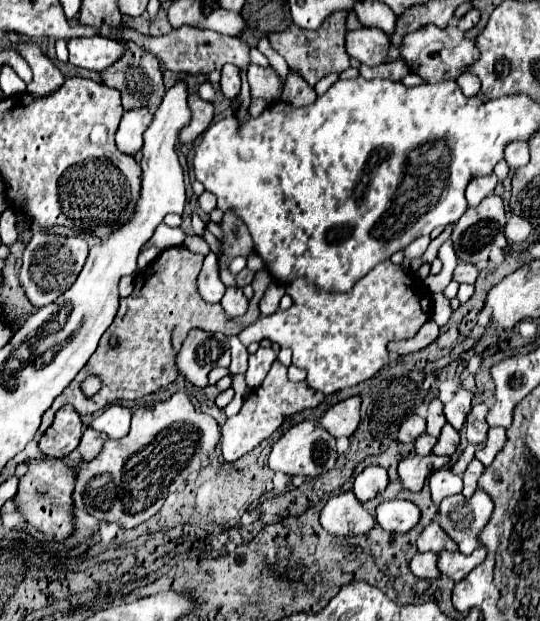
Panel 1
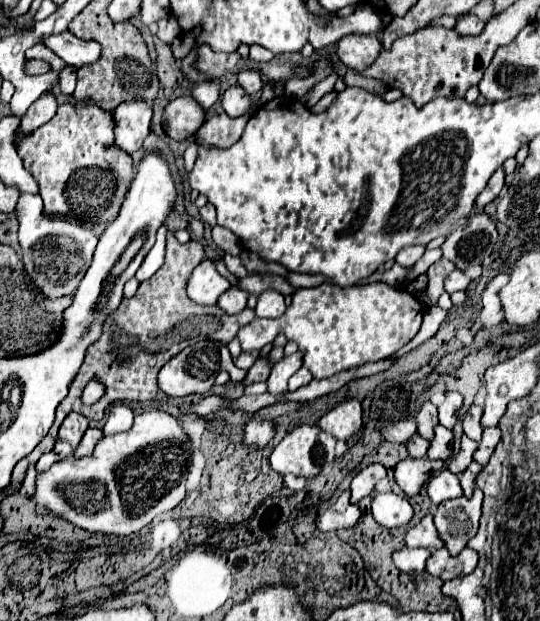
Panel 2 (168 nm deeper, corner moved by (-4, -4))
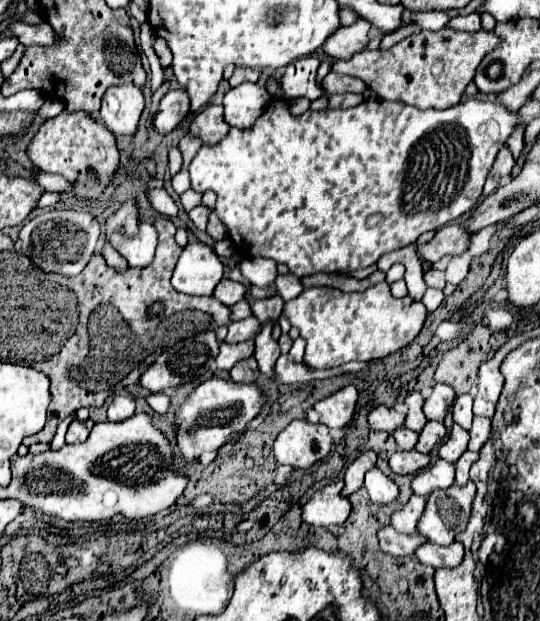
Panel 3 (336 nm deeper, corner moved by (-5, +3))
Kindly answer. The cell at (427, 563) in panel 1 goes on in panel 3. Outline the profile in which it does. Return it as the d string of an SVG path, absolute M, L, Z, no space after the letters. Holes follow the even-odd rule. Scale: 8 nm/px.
M386 526L378 532L380 538L380 548L382 552L394 556L394 558L402 558L402 556L414 556L414 552L426 542L426 538L422 534L400 534L396 532L392 526Z

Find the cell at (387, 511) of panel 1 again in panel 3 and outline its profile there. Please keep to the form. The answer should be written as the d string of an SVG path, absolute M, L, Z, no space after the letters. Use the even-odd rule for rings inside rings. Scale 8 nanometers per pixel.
M378 468L366 472L364 486L366 486L366 490L370 494L370 500L374 504L392 504L400 496L398 486L388 476L384 476Z

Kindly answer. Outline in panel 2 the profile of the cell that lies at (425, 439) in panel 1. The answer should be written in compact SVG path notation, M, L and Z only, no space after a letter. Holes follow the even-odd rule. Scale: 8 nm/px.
M413 435L409 445L405 445L407 451L409 451L409 457L425 457L427 449L429 449L429 441L419 437L419 435Z

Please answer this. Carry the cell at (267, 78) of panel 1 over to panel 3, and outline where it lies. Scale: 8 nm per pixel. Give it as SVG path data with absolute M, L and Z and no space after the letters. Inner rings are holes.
M238 66L238 68L234 70L234 74L232 74L232 78L230 78L228 82L230 82L230 86L240 86L242 82L256 82L258 76L260 76L260 70L240 68L240 66Z

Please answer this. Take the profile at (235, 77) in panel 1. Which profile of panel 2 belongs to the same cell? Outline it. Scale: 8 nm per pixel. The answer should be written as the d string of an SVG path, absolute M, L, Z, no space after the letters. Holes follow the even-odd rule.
M239 85L235 87L229 87L225 93L223 93L223 109L229 117L243 117L243 115L249 115L253 113L259 105L253 105L253 99L245 93L245 89L241 89Z

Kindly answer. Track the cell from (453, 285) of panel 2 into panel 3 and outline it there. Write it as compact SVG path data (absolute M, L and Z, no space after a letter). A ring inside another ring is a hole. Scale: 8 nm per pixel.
M428 270L426 274L424 274L424 280L426 280L426 284L428 286L432 286L432 288L438 288L438 290L444 290L444 286L446 286L446 278L444 278L444 272L442 270Z

